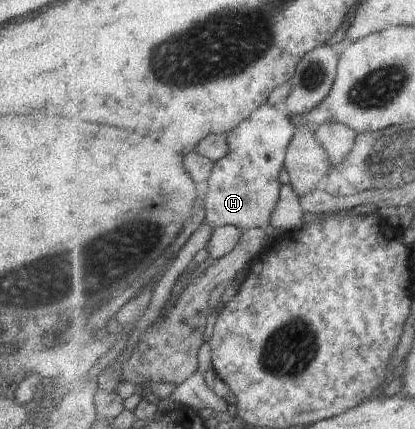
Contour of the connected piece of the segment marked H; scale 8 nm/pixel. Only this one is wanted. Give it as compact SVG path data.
M266 105L228 134L229 155L215 163L205 197L206 221L214 229L228 224L244 231L262 227L268 233L269 247L282 237L271 223L281 198L280 173L287 167L289 147L298 128L287 114Z

